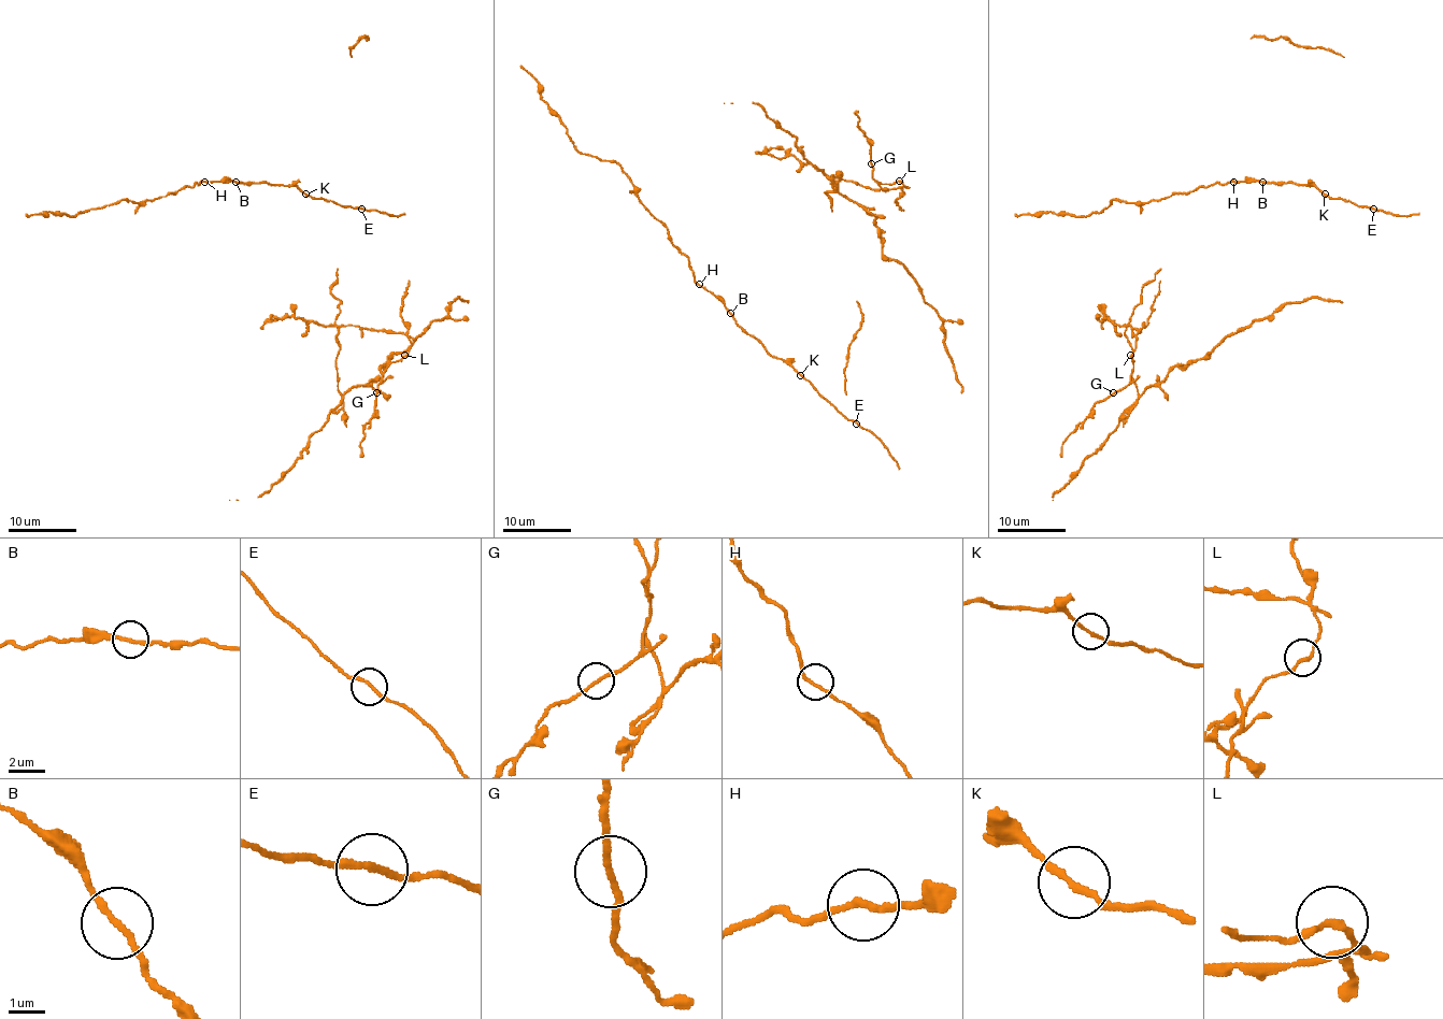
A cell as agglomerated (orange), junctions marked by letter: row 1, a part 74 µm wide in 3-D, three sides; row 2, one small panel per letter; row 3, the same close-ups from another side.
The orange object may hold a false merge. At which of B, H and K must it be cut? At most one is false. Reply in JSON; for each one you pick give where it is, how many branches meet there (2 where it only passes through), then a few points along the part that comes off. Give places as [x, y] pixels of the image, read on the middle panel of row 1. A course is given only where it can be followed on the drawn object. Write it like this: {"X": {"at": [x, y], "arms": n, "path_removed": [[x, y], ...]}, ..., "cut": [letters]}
{"K": {"at": [800, 375], "arms": 2}, "cut": ["K"]}

